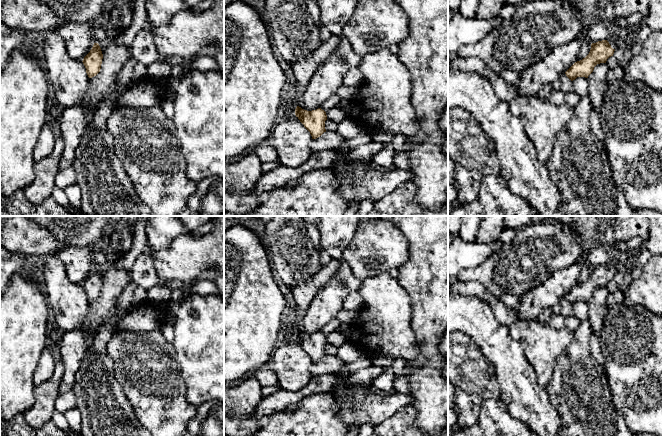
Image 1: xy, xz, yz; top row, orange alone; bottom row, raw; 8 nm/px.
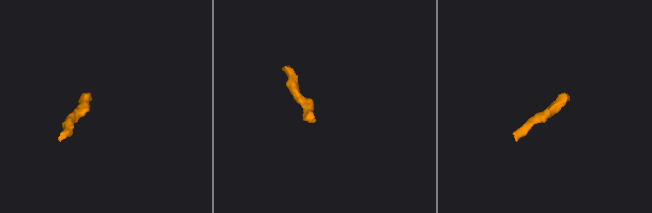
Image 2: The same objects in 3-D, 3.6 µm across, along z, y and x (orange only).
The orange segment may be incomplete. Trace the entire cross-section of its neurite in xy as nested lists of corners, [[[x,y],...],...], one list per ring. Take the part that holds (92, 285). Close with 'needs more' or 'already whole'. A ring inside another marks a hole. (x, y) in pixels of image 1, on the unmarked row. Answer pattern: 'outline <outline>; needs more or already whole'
outline [[[94,267],[90,276],[84,281],[83,288],[89,302],[96,300],[101,293],[103,278],[98,267]]]; already whole

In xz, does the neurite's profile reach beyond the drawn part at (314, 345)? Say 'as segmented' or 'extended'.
as segmented

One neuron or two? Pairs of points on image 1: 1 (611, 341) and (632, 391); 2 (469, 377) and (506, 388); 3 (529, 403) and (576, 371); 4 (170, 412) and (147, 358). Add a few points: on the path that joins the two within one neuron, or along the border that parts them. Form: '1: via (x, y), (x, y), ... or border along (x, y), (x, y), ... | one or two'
1: via (623, 353), (632, 362), (632, 379) | one
2: border along (492, 364), (495, 370), (499, 398) | two
3: border along (544, 388), (557, 412) | two
4: via (158, 399), (148, 371) | one

